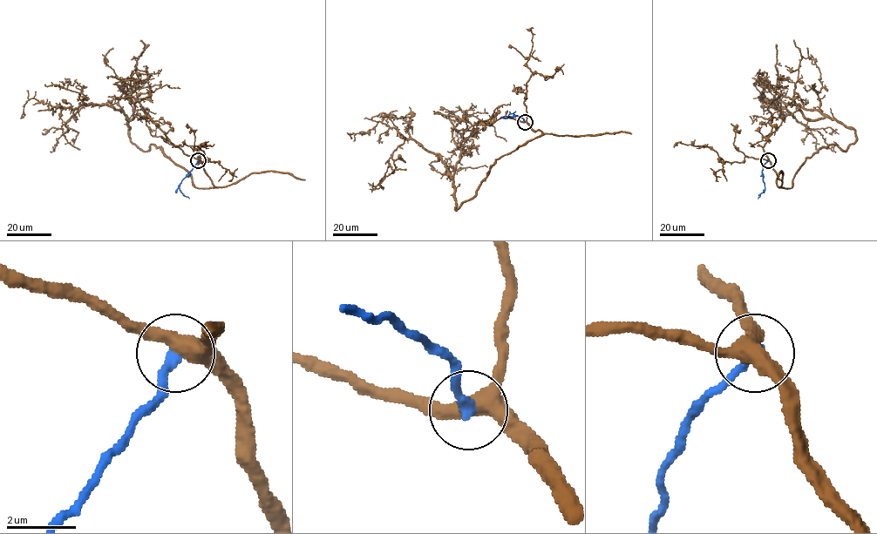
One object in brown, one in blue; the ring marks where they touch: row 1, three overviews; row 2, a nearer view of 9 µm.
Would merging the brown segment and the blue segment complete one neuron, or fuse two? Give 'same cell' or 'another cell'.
another cell

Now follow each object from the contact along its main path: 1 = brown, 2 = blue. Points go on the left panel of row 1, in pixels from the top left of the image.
1: (198, 160), (152, 136), (137, 111), (128, 119), (112, 106), (81, 105), (54, 152), (57, 141)
2: (198, 160), (179, 187), (189, 198)

